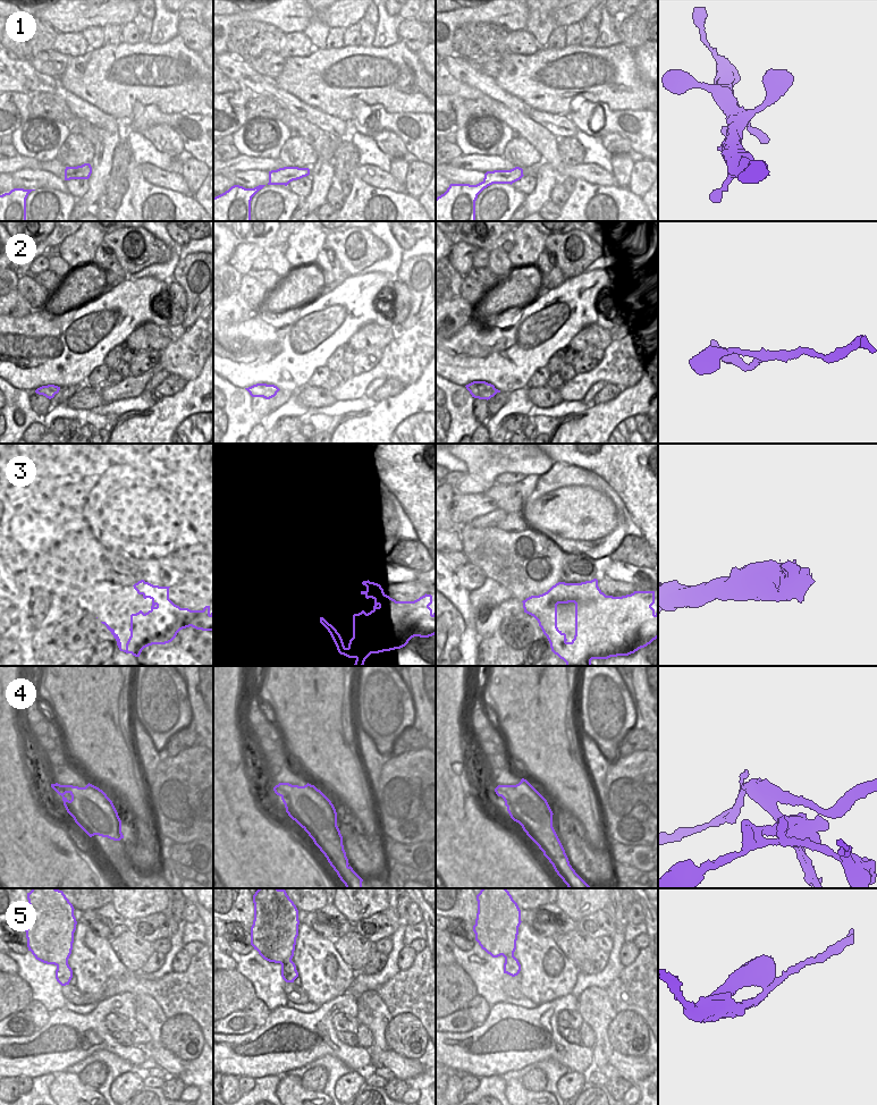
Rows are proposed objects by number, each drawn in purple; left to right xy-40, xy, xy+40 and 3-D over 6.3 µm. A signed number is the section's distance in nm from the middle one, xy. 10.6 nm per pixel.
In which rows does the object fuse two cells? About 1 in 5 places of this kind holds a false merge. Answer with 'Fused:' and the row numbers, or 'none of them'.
Fused: 3, 4

